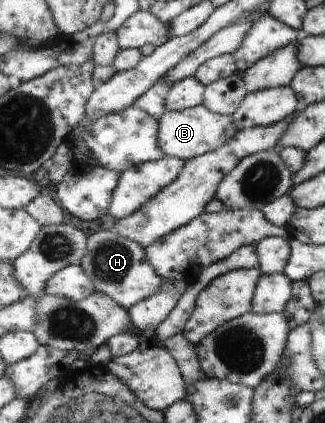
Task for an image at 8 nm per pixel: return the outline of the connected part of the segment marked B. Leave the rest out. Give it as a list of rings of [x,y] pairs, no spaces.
[[[206,105],[179,111],[168,109],[159,123],[159,141],[165,154],[187,161],[218,150],[241,131],[240,127],[237,128],[237,122],[233,116],[214,112]]]

